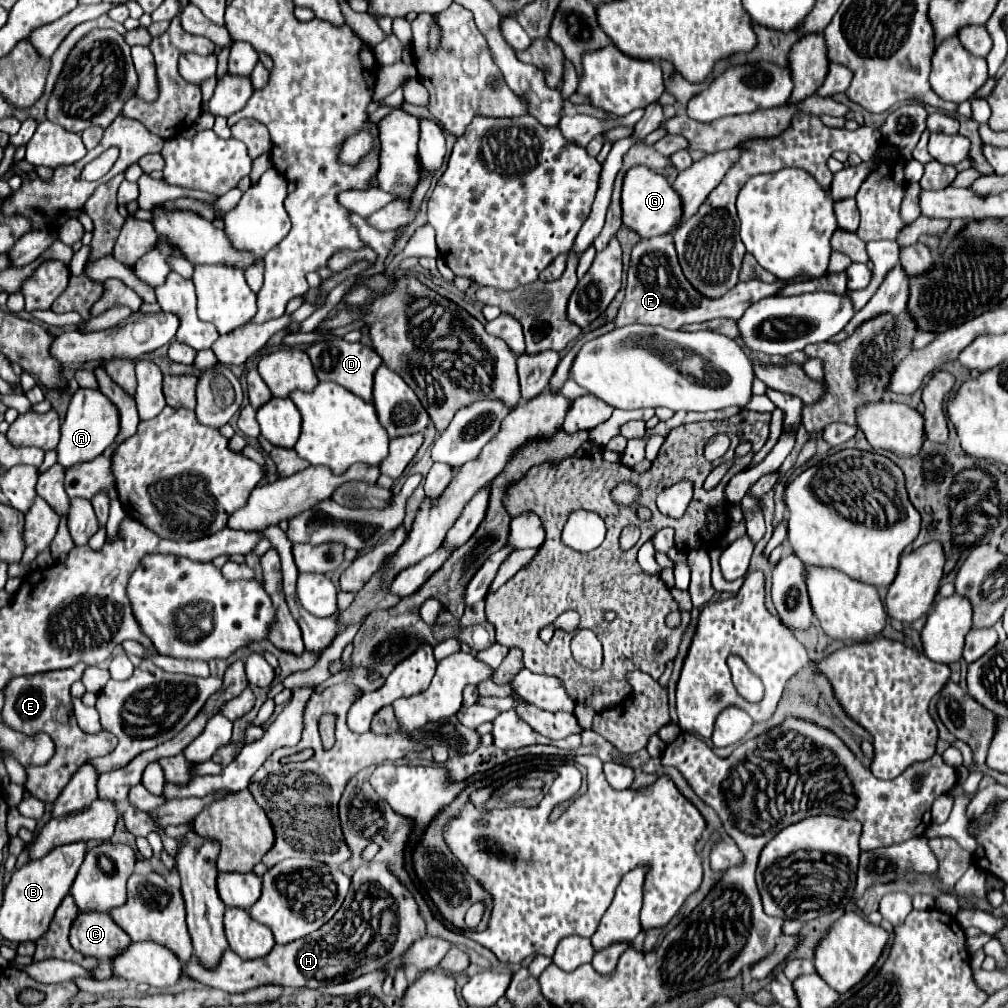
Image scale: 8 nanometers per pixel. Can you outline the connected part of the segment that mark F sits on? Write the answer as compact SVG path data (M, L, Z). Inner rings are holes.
M657 236L657 238L645 238L641 240L631 254L631 266L629 266L629 278L627 278L627 294L619 308L619 314L615 318L615 326L627 326L633 322L639 324L655 324L665 326L671 330L677 330L691 322L707 322L713 318L741 318L741 314L751 306L753 302L761 298L775 296L781 288L785 288L787 282L773 282L765 284L761 280L749 280L739 282L733 290L729 290L723 298L709 300L701 296L683 276L681 266L677 262L673 236Z

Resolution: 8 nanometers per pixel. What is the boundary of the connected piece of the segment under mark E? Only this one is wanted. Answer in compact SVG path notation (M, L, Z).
M81 662L69 670L55 670L55 672L35 674L35 676L19 676L19 678L13 678L5 690L5 708L3 708L5 726L11 726L13 730L27 736L45 732L55 744L55 754L45 766L25 766L25 772L27 772L25 790L33 798L39 798L41 802L47 802L47 804L51 804L59 796L61 788L65 786L65 782L69 782L69 778L79 766L83 766L89 758L105 756L113 752L113 748L117 746L117 738L113 734L109 732L87 734L77 726L69 688L73 682L81 680L85 668L87 666Z

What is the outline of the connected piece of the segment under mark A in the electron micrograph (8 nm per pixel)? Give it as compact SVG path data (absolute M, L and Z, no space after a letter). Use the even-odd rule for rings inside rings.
M79 388L69 404L65 422L61 424L61 440L57 444L57 464L61 464L65 470L73 468L75 464L89 462L103 454L105 448L109 448L115 442L115 436L119 432L119 418L117 408L109 402L101 390L89 390Z

